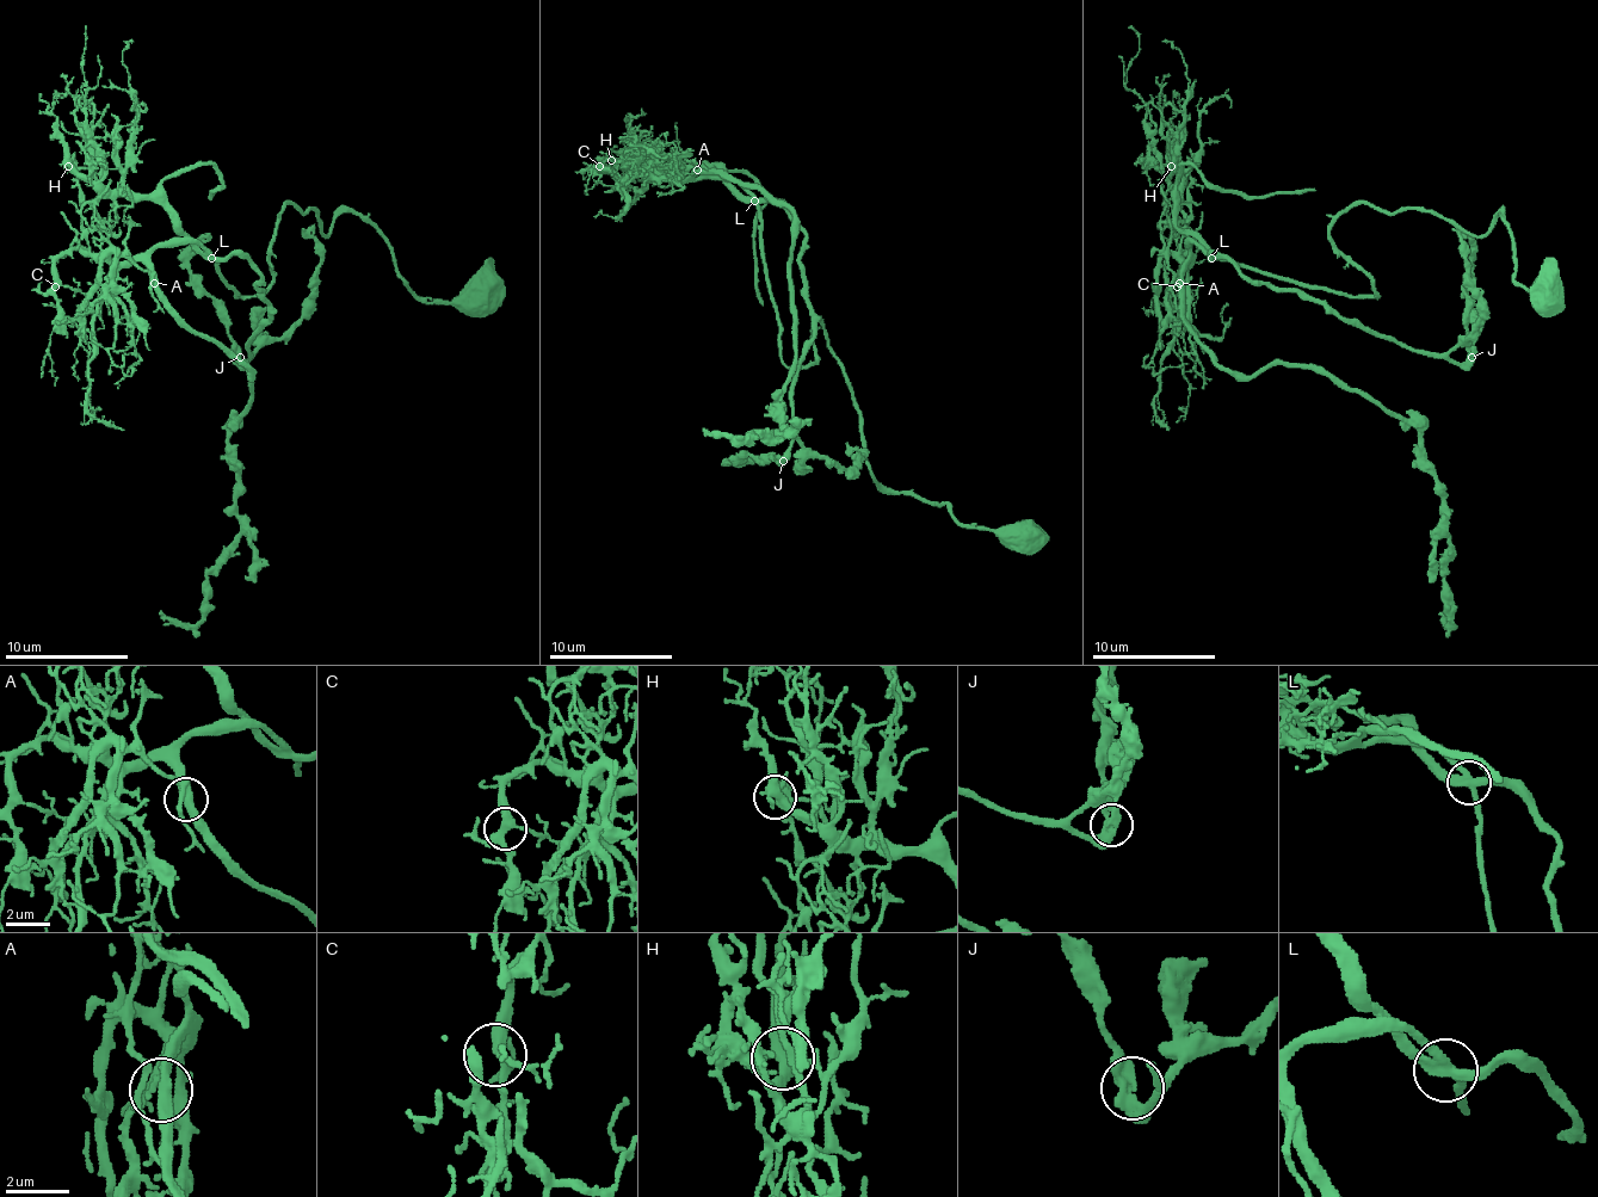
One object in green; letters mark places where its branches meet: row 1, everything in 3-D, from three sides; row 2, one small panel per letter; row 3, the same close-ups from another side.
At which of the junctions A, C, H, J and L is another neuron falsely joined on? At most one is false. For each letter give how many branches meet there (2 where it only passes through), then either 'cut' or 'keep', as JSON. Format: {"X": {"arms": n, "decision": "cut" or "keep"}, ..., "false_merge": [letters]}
{"A": {"arms": 4, "decision": "keep"}, "C": {"arms": 4, "decision": "keep"}, "H": {"arms": 5, "decision": "keep"}, "J": {"arms": 3, "decision": "keep"}, "L": {"arms": 4, "decision": "cut"}, "false_merge": ["L"]}

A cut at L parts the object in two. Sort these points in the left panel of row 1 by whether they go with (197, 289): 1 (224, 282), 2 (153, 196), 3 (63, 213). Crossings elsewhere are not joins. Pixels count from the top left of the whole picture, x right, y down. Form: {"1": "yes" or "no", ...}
{"1": "no", "2": "yes", "3": "no"}

